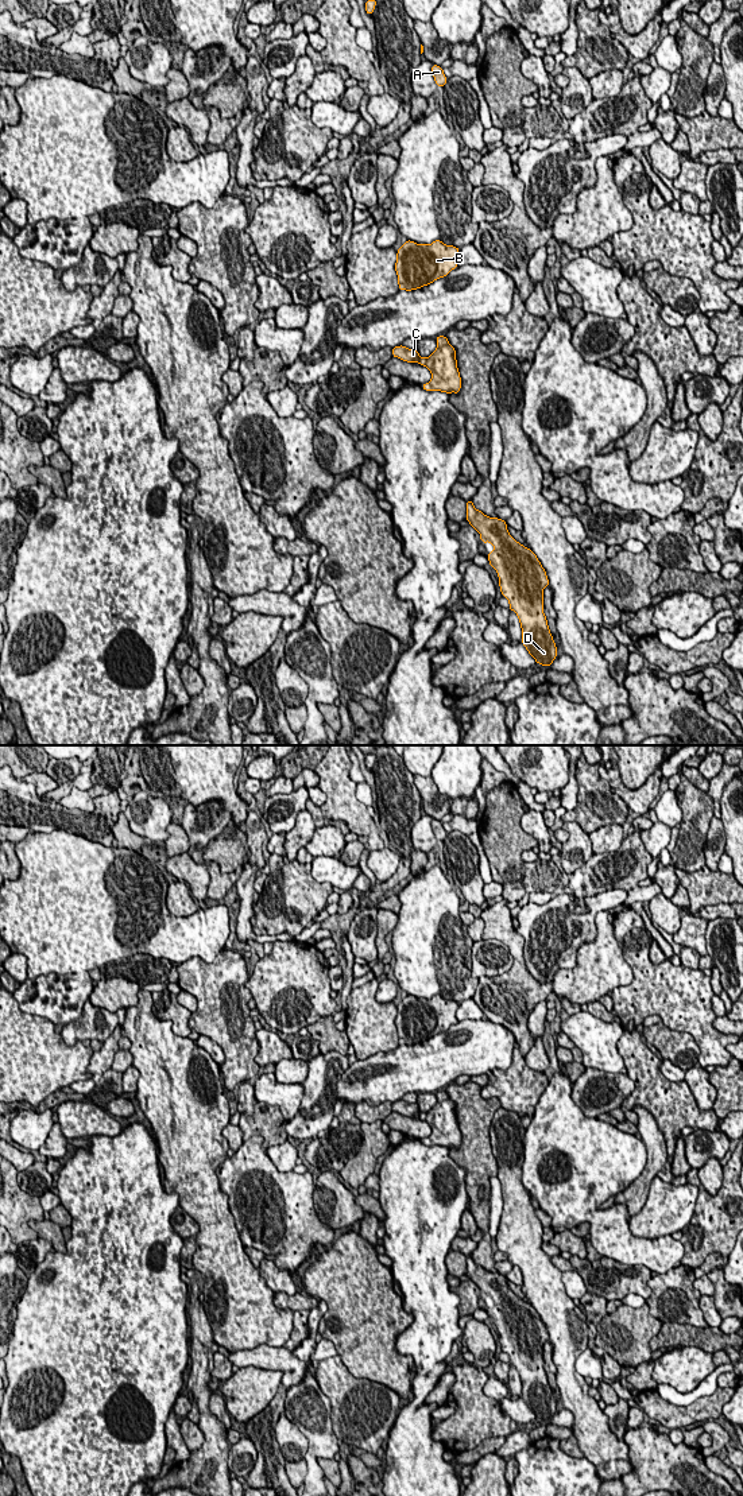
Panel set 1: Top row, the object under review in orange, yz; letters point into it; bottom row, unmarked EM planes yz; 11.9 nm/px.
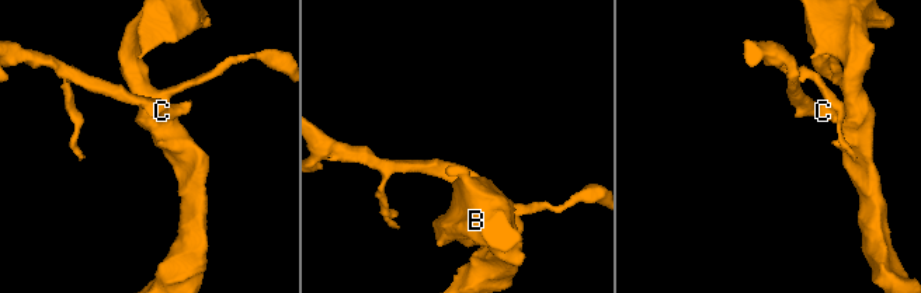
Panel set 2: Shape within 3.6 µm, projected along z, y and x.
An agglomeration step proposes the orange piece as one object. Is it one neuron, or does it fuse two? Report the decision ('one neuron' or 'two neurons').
two neurons

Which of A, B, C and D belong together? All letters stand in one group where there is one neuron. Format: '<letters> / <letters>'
A B D / C

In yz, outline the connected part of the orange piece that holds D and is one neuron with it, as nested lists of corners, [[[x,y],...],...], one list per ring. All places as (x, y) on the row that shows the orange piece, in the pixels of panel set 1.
[[[472,500],[467,501],[467,519],[479,534],[483,543],[489,542],[494,550],[488,553],[488,562],[496,570],[502,596],[508,600],[508,609],[514,611],[522,628],[522,644],[541,666],[550,666],[557,658],[557,646],[550,633],[543,613],[543,589],[549,586],[545,569],[537,555],[516,542],[507,530],[507,523],[499,518],[489,518],[476,509]]]

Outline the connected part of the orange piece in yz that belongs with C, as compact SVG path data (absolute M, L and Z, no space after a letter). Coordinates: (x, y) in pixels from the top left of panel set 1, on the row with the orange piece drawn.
M403 345L392 348L392 357L398 357L411 364L417 361L422 367L426 365L426 359L421 357L417 349L409 349Z

